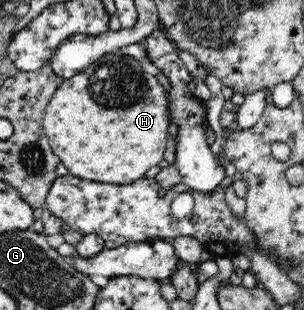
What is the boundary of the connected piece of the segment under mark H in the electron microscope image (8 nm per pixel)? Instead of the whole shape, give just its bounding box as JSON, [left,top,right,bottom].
[43,53,171,185]

